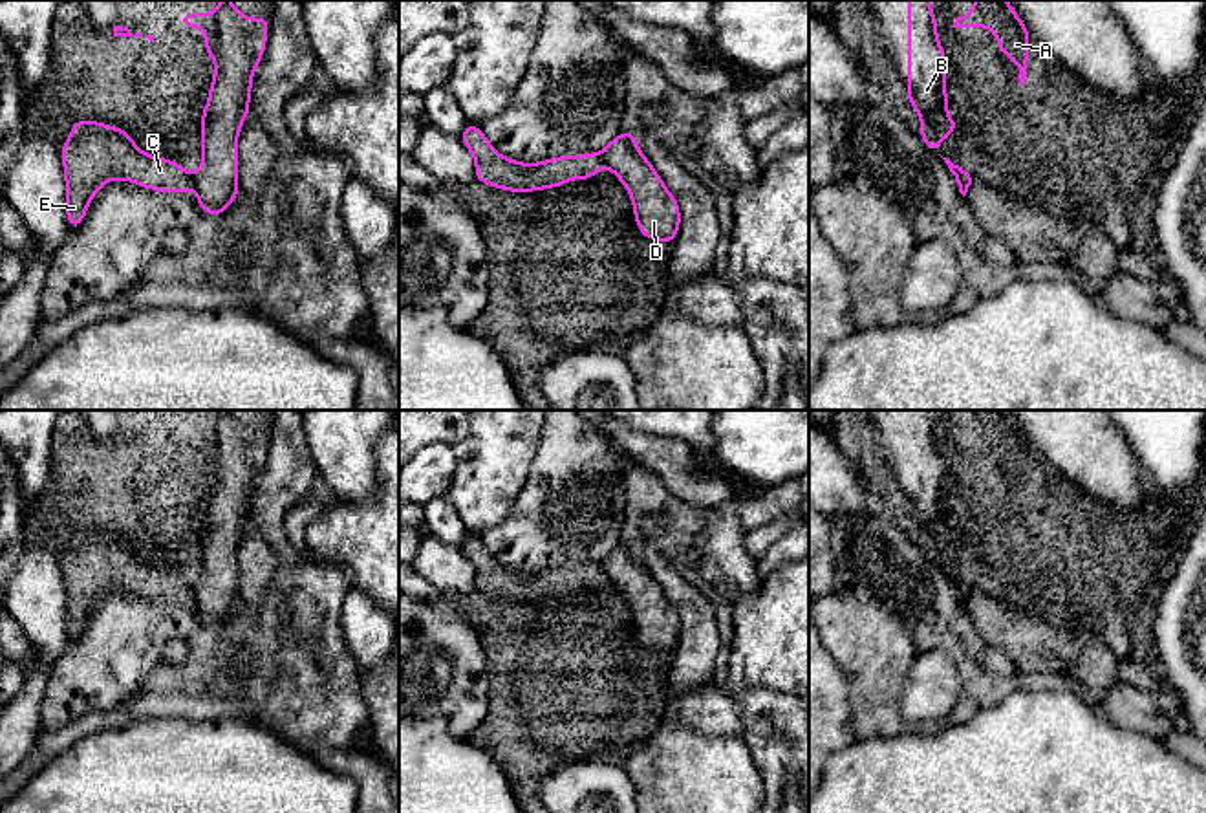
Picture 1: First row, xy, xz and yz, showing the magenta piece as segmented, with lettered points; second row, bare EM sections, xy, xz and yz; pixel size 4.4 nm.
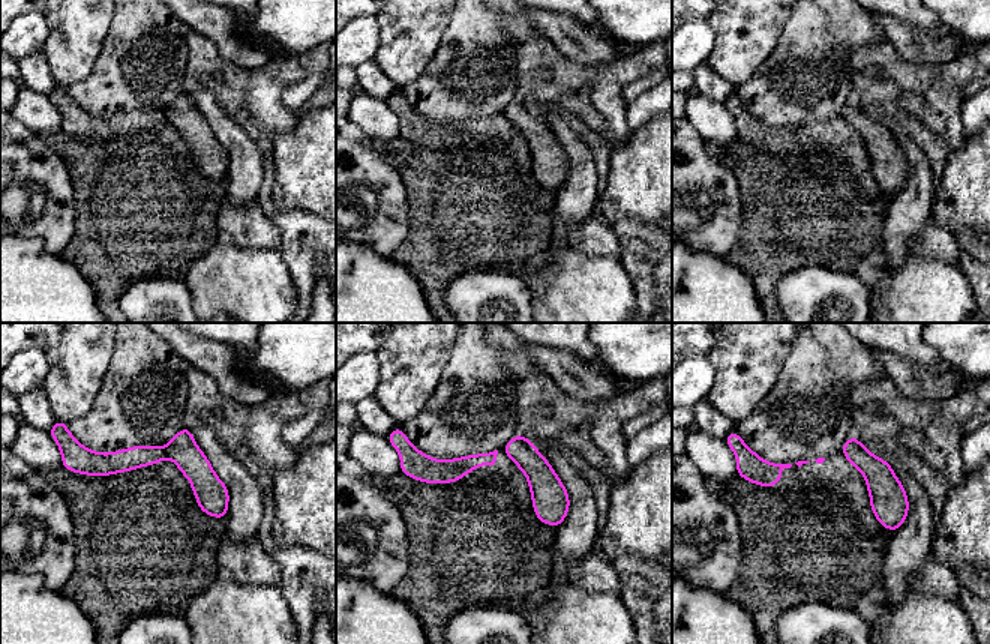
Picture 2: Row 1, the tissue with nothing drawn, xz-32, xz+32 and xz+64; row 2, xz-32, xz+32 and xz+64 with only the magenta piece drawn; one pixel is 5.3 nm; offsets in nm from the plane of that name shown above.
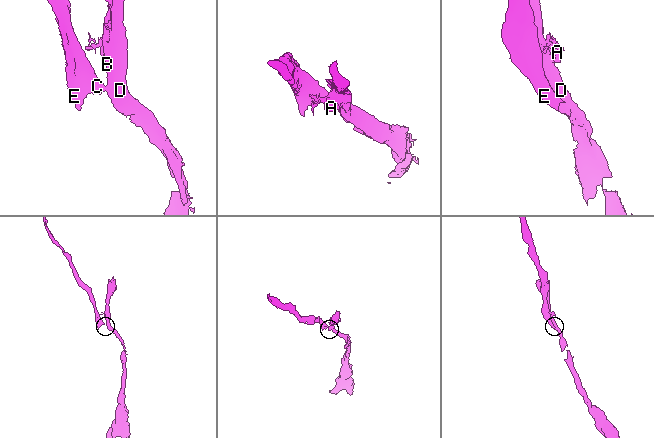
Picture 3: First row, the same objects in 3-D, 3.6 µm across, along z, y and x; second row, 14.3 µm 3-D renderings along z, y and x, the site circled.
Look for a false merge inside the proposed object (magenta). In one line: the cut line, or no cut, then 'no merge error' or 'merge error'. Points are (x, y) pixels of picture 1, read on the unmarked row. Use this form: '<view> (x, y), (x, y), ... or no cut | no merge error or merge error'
xz (599, 563), (606, 575) | merge error

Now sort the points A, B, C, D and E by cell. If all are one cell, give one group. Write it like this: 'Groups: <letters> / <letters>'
Groups: A B D / C E

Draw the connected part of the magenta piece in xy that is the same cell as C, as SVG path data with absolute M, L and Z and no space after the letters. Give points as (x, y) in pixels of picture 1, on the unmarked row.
M73 529L71 535L60 558L70 639L81 637L88 615L108 591L124 590L174 604L194 597L192 586L178 571L139 560L126 540L101 531Z

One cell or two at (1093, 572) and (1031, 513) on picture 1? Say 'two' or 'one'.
one

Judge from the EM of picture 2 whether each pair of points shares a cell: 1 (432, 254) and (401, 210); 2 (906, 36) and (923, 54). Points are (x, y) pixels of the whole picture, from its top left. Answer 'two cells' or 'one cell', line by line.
1: two cells
2: one cell

